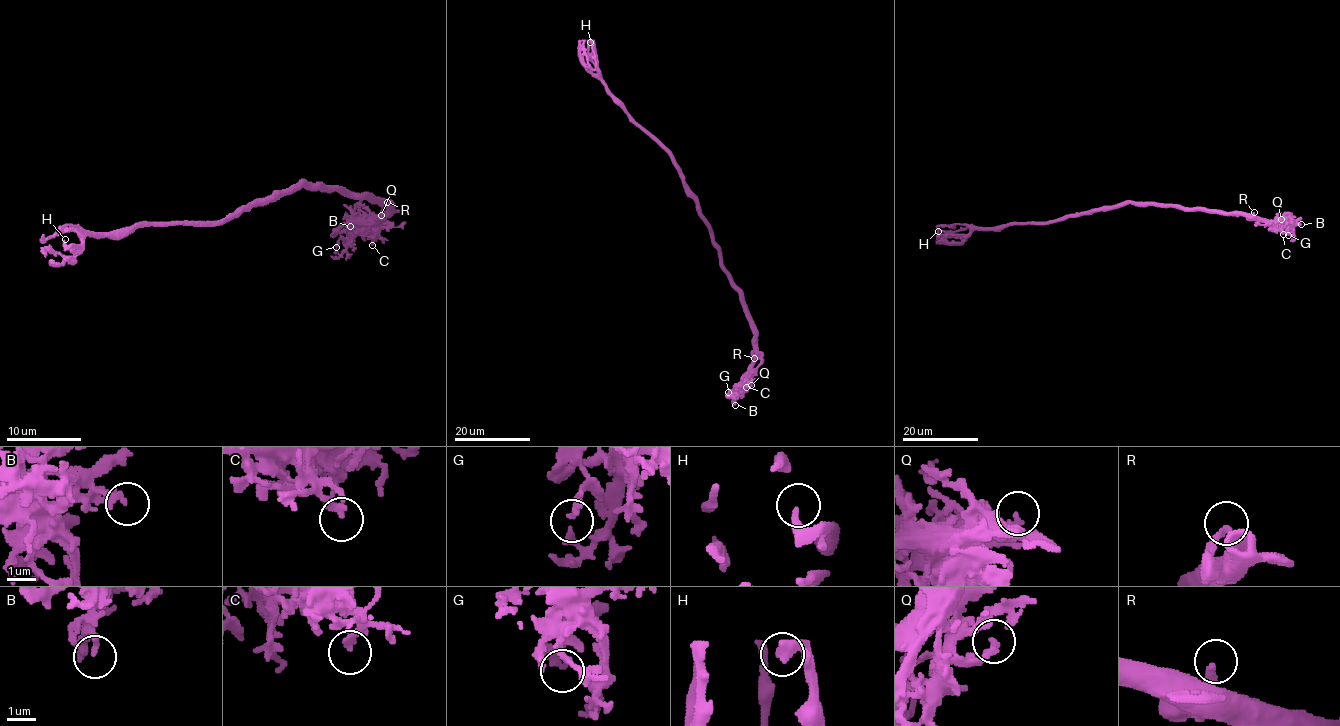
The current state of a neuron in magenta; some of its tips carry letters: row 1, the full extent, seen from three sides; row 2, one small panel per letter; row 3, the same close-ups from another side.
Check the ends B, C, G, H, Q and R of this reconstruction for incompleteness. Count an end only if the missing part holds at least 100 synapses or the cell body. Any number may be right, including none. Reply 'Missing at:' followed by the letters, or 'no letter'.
Missing at: R

